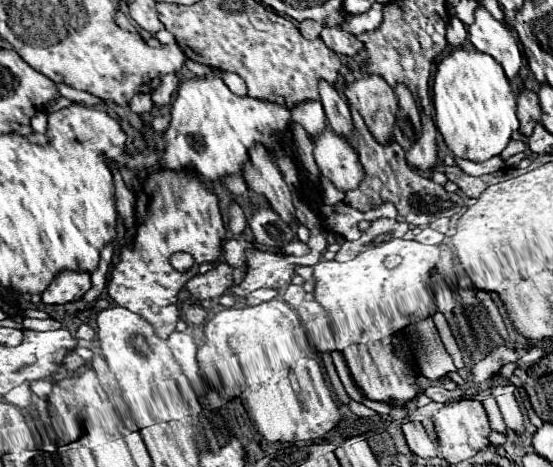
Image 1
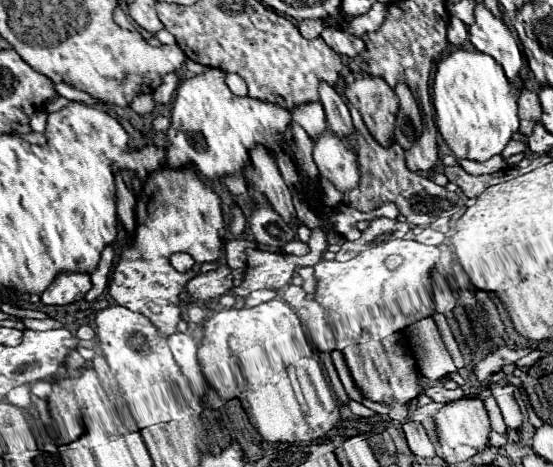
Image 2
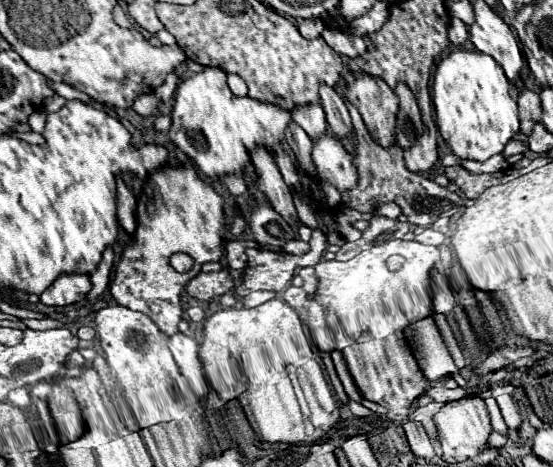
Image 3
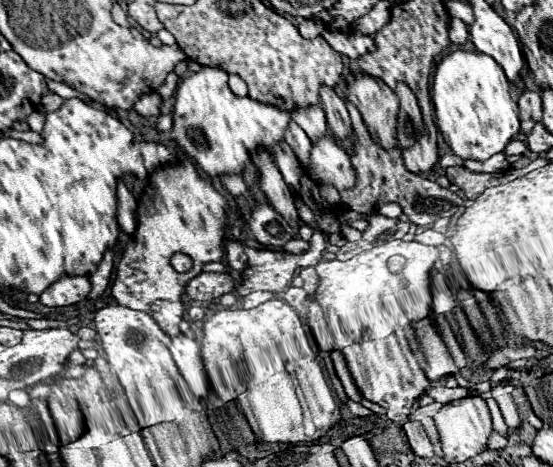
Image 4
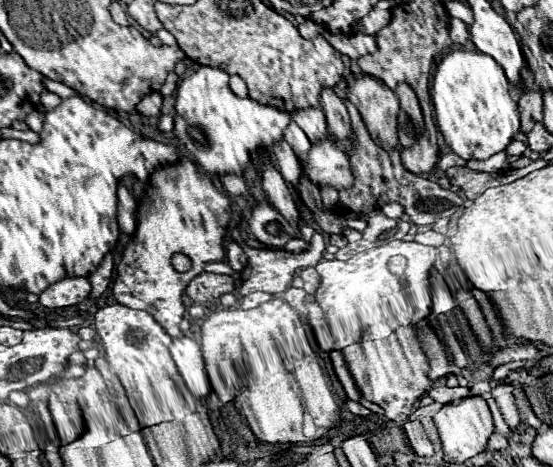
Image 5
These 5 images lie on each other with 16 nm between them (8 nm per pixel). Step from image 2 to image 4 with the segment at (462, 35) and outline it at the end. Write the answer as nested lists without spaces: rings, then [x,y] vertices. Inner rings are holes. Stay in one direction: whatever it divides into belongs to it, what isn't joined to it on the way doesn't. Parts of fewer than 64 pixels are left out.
[[[452,18],[450,21],[450,40],[454,44],[464,44],[468,40],[468,26],[458,18]]]

